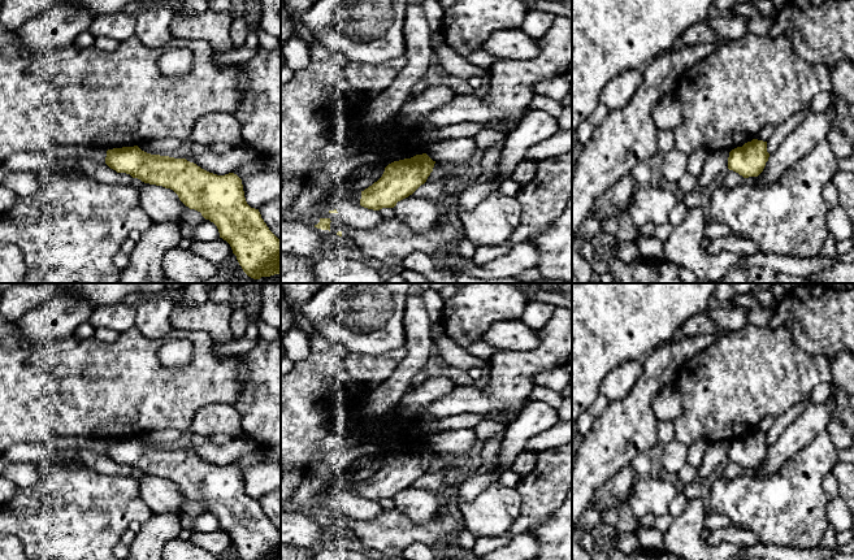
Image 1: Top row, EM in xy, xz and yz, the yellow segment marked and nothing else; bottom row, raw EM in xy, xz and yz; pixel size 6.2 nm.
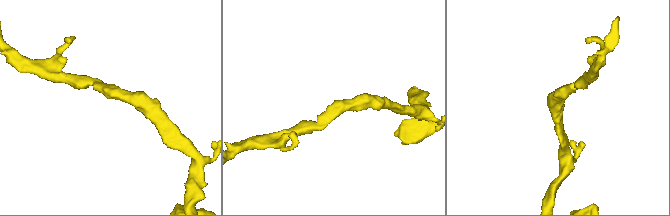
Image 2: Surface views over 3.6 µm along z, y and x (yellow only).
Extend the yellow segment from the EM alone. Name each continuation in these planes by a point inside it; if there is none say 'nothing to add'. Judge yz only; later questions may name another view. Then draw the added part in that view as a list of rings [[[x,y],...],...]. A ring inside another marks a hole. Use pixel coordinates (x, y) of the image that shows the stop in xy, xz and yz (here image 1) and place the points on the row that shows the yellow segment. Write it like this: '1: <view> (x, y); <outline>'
nothing to add

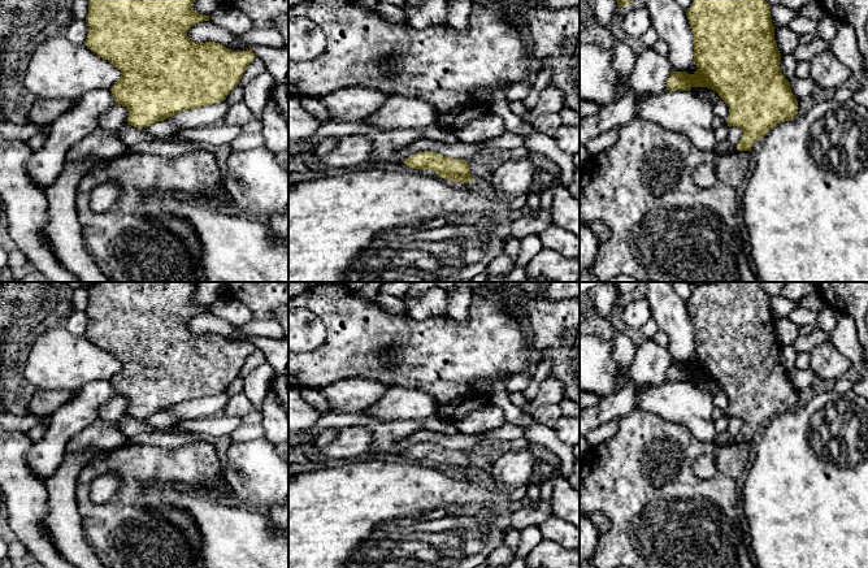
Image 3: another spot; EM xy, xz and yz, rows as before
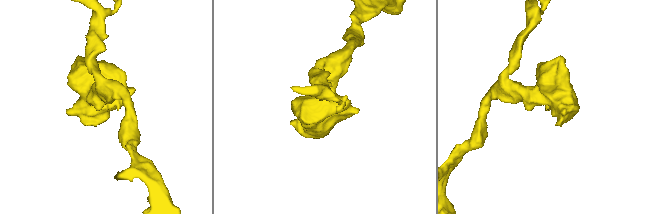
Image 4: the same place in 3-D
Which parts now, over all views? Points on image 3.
nothing to add

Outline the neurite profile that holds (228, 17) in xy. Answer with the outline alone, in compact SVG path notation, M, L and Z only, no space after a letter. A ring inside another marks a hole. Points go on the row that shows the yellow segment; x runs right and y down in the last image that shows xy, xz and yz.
M223 4L209 14L209 21L234 35L255 29L252 19L240 9Z

